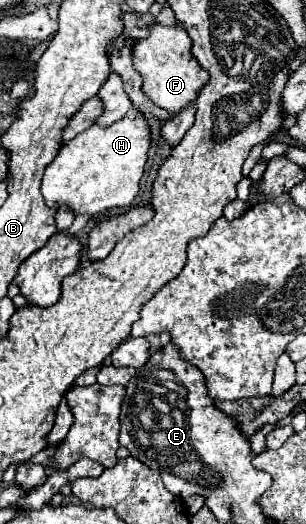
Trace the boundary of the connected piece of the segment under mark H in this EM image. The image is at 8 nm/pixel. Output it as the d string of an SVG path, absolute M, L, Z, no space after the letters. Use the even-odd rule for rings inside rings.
M142 113L134 119L124 117L108 127L94 123L90 129L70 139L70 143L64 143L56 159L46 167L42 195L48 207L66 205L76 215L98 215L106 209L128 207L140 191L150 141L150 125Z

